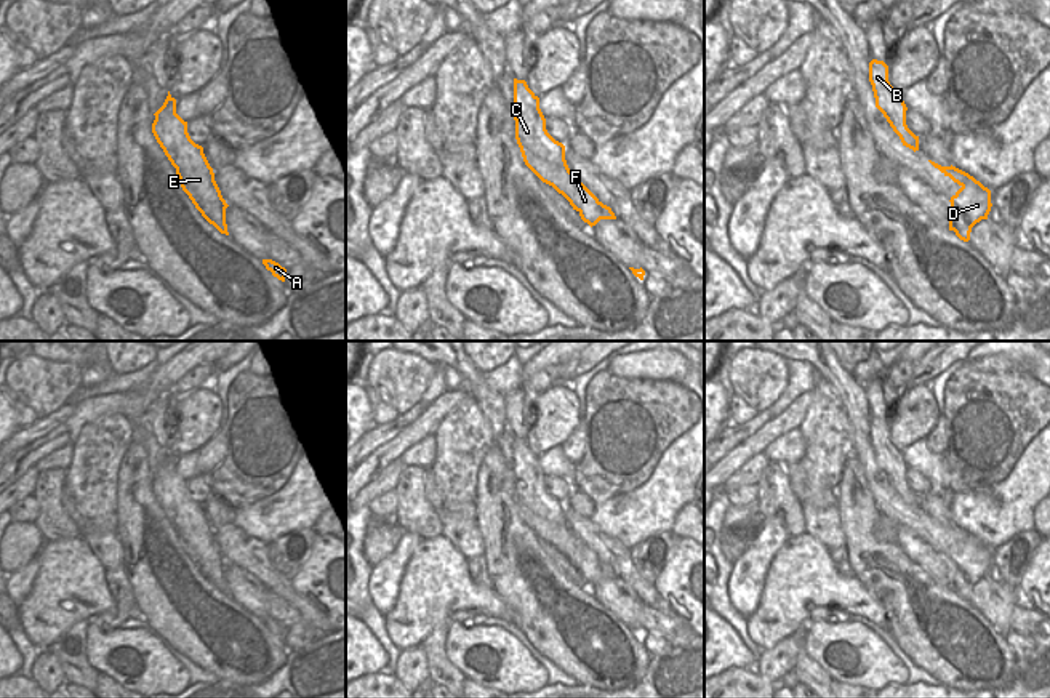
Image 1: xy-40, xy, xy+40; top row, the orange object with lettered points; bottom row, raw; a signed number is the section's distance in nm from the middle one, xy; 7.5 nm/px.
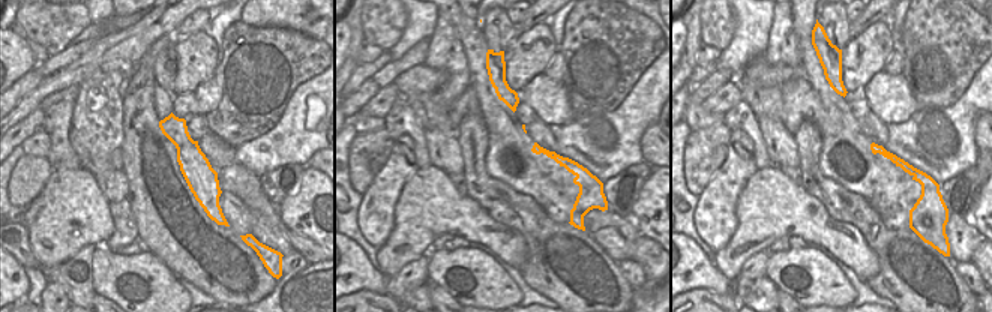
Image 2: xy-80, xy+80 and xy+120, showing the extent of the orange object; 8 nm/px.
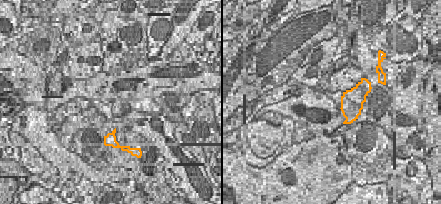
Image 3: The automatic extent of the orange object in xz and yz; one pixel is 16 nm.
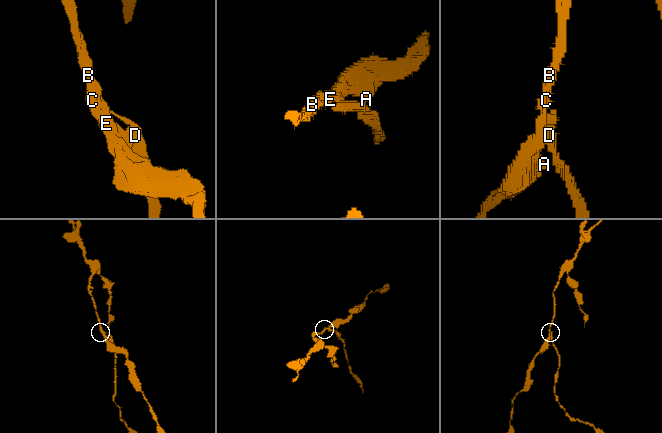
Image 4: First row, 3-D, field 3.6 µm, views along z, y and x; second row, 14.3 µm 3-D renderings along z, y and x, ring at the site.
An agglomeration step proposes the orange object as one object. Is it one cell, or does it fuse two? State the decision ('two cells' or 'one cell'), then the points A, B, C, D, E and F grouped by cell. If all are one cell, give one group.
two cells | A B C E F / D

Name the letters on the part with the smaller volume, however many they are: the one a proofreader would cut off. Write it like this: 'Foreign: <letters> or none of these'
Foreign: D

